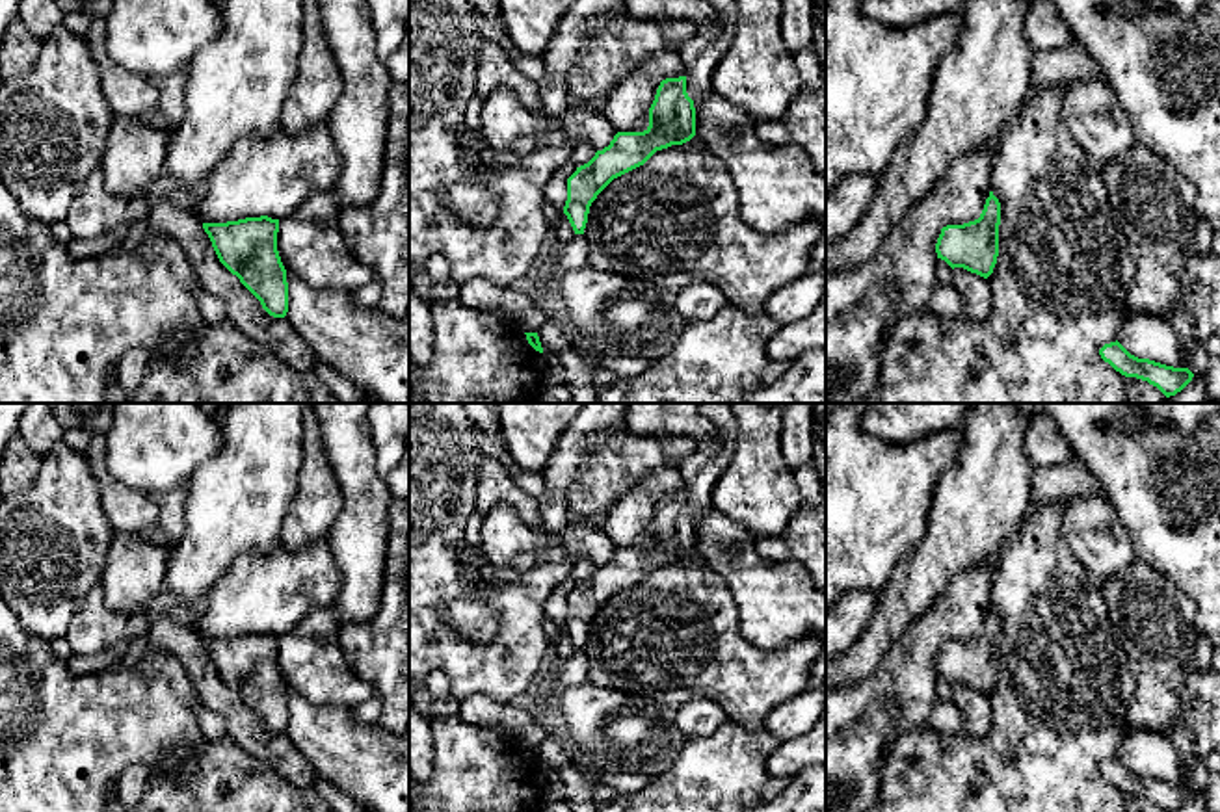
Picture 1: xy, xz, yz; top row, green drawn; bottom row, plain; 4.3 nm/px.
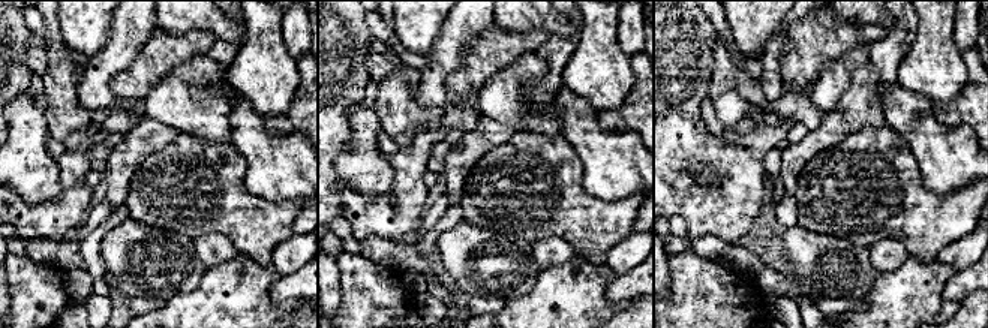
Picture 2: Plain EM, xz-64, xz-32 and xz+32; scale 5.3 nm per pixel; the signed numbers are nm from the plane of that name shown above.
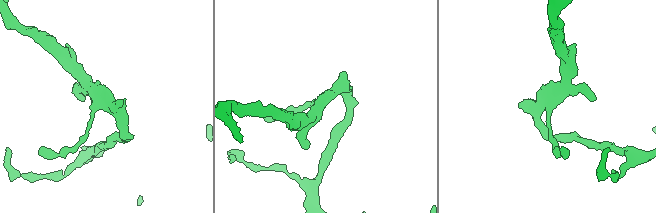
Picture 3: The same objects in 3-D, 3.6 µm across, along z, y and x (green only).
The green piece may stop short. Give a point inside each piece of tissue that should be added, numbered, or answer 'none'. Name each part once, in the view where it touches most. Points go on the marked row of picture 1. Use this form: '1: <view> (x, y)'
1: xz (700, 54)

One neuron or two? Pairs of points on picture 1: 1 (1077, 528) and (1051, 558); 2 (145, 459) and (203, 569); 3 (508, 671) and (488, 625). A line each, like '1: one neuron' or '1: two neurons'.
1: two neurons
2: two neurons
3: two neurons

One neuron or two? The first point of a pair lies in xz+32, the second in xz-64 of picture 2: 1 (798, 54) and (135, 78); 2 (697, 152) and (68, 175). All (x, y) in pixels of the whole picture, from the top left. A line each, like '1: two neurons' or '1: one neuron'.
1: one neuron
2: one neuron

